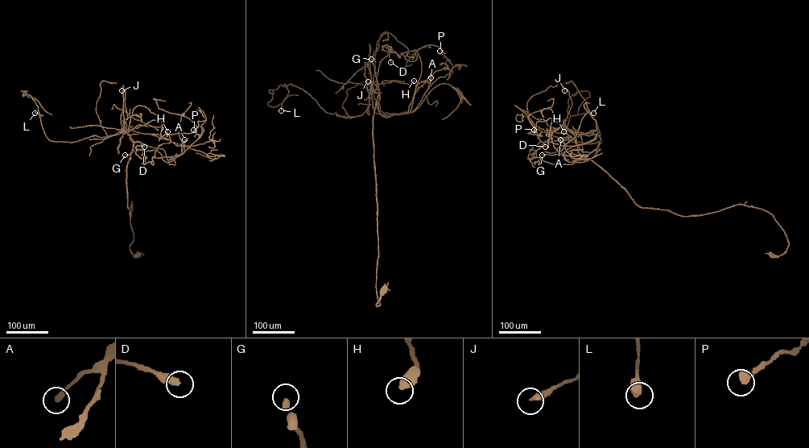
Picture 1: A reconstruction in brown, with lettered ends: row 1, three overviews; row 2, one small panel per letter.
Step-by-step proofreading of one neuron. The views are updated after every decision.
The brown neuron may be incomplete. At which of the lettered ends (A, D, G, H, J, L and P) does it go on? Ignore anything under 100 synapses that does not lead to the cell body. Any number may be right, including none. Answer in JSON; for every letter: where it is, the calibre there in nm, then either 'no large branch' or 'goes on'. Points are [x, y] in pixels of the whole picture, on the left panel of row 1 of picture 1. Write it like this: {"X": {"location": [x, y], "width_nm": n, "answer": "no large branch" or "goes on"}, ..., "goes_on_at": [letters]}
{"A": {"location": [184, 139], "width_nm": 280, "answer": "no large branch"}, "D": {"location": [144, 147], "width_nm": 440, "answer": "no large branch"}, "G": {"location": [125, 155], "width_nm": 260, "answer": "goes on"}, "H": {"location": [167, 131], "width_nm": 480, "answer": "no large branch"}, "J": {"location": [121, 90], "width_nm": 320, "answer": "no large branch"}, "L": {"location": [35, 113], "width_nm": 480, "answer": "no large branch"}, "P": {"location": [193, 130], "width_nm": 480, "answer": "no large branch"}, "goes_on_at": ["G"]}

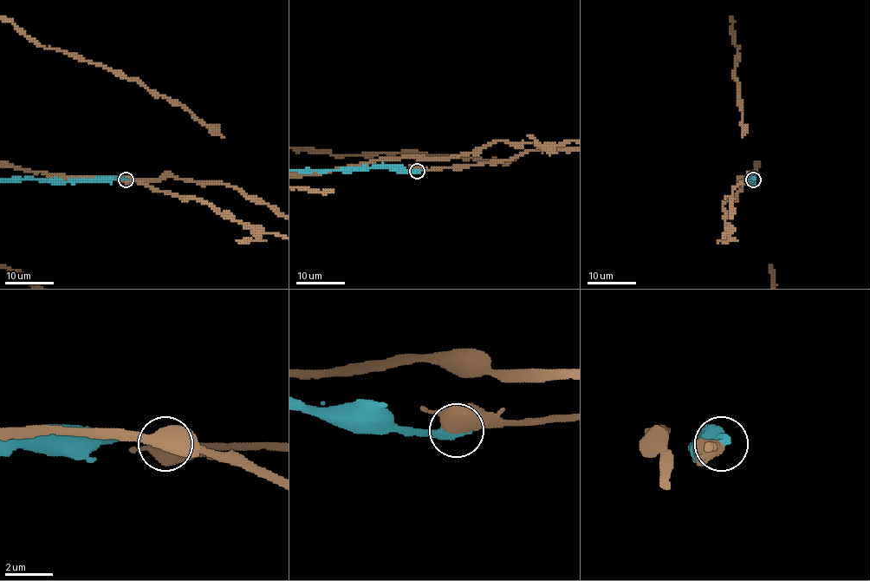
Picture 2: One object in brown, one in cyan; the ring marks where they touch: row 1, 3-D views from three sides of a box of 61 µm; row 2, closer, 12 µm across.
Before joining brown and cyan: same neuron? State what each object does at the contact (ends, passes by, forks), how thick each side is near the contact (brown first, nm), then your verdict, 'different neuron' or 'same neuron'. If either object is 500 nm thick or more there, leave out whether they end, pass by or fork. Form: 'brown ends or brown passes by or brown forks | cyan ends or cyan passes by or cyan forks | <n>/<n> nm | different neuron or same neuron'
550/360 nm | same neuron

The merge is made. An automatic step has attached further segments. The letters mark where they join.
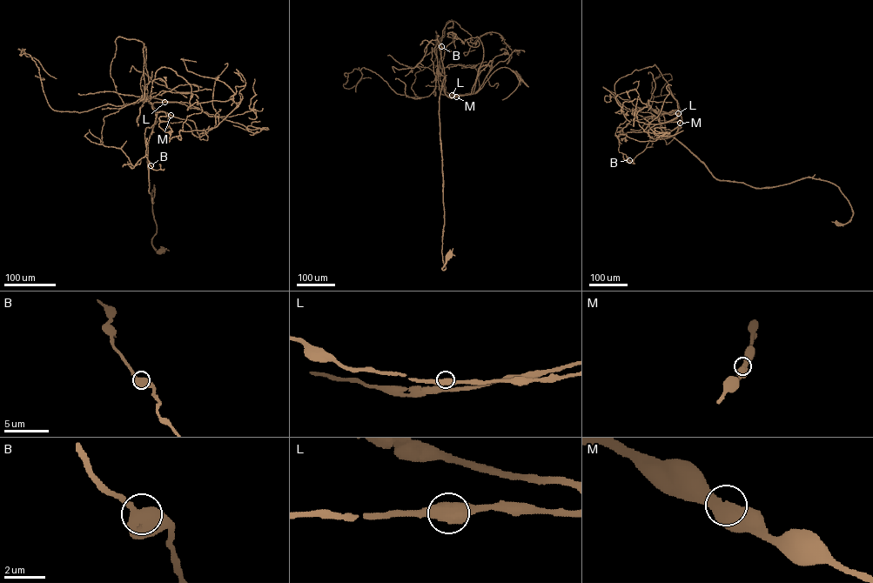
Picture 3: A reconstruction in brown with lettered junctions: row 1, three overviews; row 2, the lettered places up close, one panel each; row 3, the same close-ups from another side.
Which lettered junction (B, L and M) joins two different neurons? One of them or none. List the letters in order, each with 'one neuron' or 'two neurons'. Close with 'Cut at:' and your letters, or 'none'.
B: one neuron
L: one neuron
M: two neurons
Cut at: M

